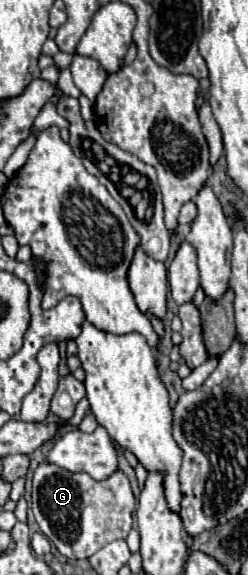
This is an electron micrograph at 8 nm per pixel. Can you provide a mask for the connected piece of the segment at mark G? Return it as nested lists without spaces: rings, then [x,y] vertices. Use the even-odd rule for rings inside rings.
[[[42,463],[36,469],[32,479],[32,511],[34,511],[36,523],[40,525],[40,531],[56,545],[56,549],[66,559],[88,559],[106,543],[116,539],[126,539],[126,535],[132,529],[134,507],[136,507],[136,499],[132,495],[126,475],[120,469],[104,481],[94,481],[86,473],[70,473],[70,471],[64,471],[62,467]]]

